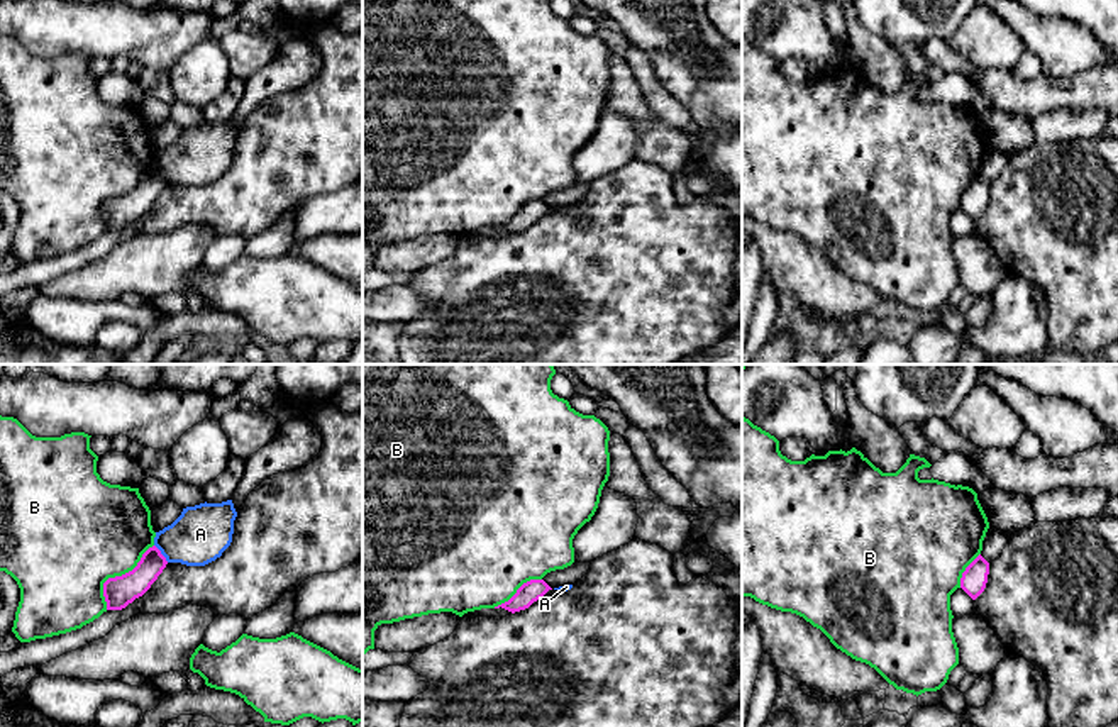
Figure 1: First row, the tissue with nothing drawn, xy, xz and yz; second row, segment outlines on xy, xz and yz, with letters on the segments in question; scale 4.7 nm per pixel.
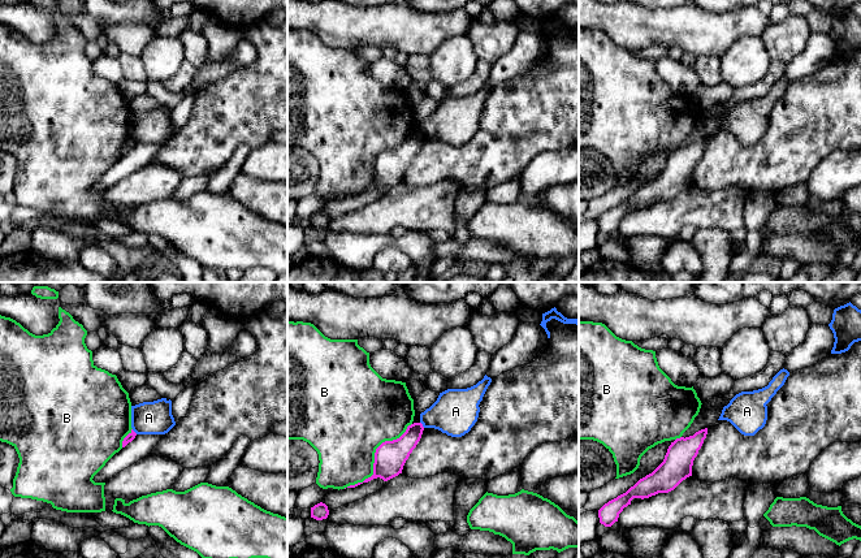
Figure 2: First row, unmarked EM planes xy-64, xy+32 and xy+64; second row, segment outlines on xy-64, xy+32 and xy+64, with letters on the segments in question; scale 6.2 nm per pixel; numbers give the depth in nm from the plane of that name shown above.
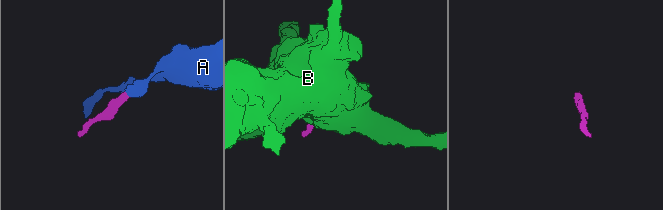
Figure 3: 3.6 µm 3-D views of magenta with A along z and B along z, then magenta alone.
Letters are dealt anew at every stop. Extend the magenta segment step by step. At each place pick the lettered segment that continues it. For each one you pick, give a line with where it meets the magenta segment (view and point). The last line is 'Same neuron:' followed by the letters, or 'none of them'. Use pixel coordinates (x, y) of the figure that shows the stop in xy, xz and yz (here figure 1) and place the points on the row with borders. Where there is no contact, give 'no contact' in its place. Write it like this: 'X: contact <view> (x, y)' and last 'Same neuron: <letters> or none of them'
Same neuron: none of them

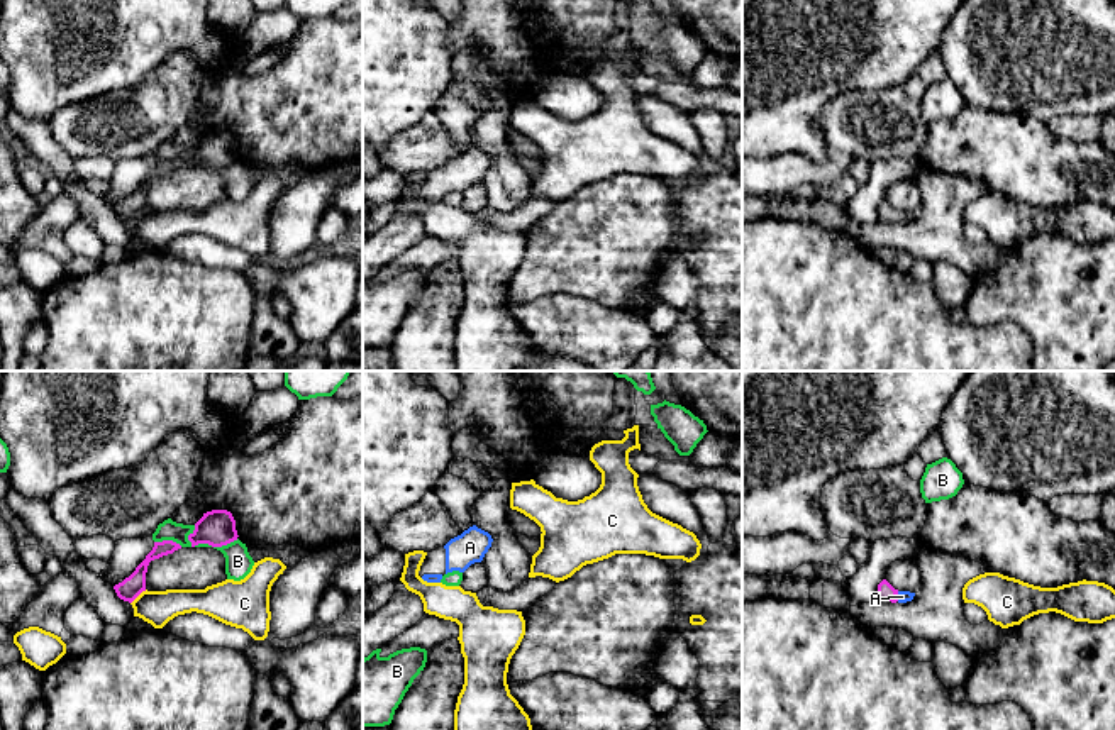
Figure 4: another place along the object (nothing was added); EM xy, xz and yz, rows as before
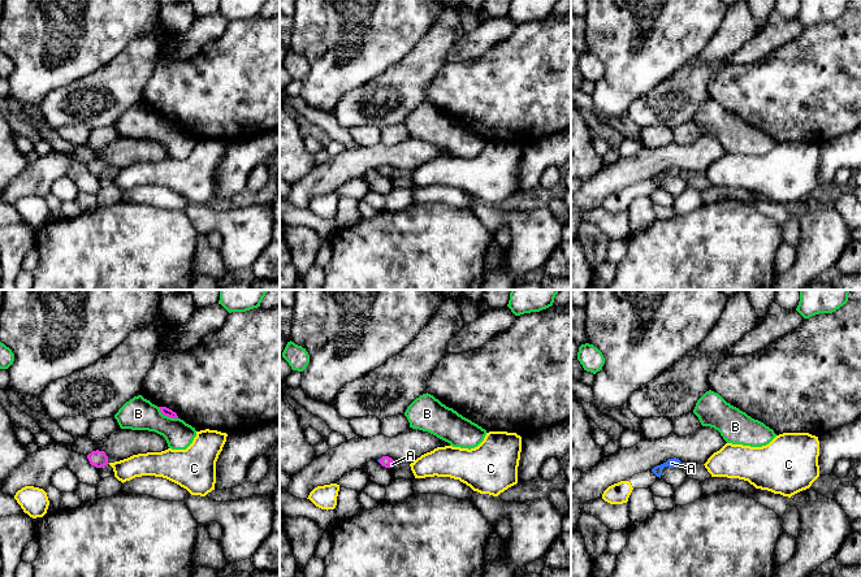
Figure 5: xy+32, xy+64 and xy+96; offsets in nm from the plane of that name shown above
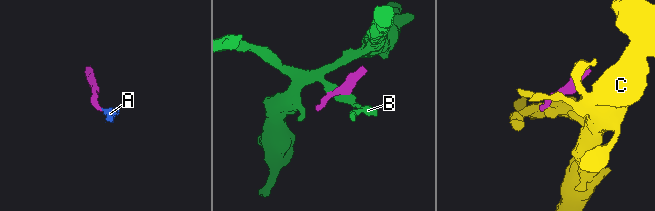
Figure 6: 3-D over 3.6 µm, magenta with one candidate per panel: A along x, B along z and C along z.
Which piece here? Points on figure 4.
A: contact yz (895, 597)
Same neuron: A

